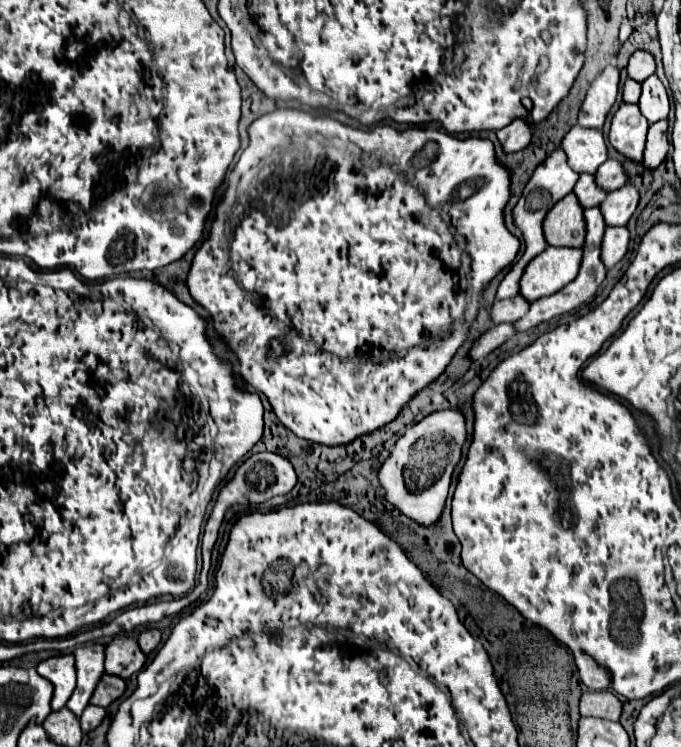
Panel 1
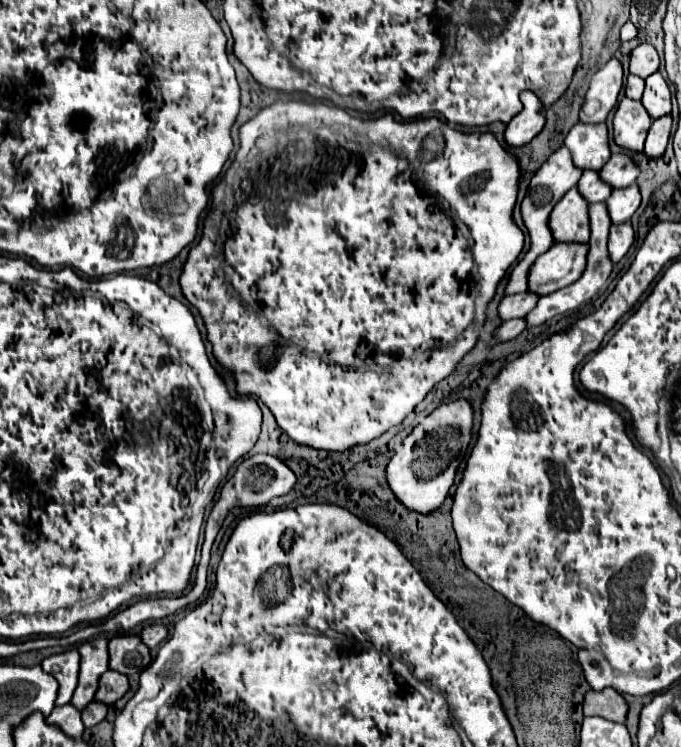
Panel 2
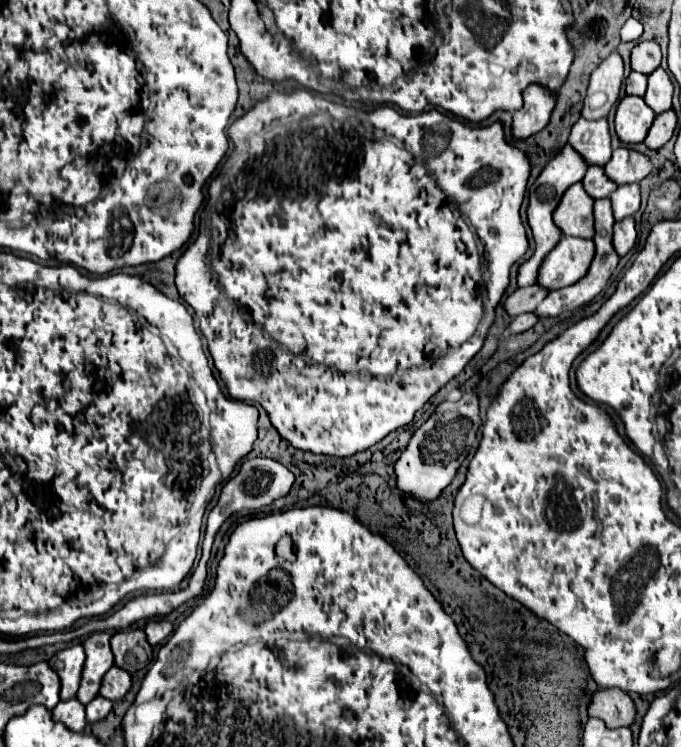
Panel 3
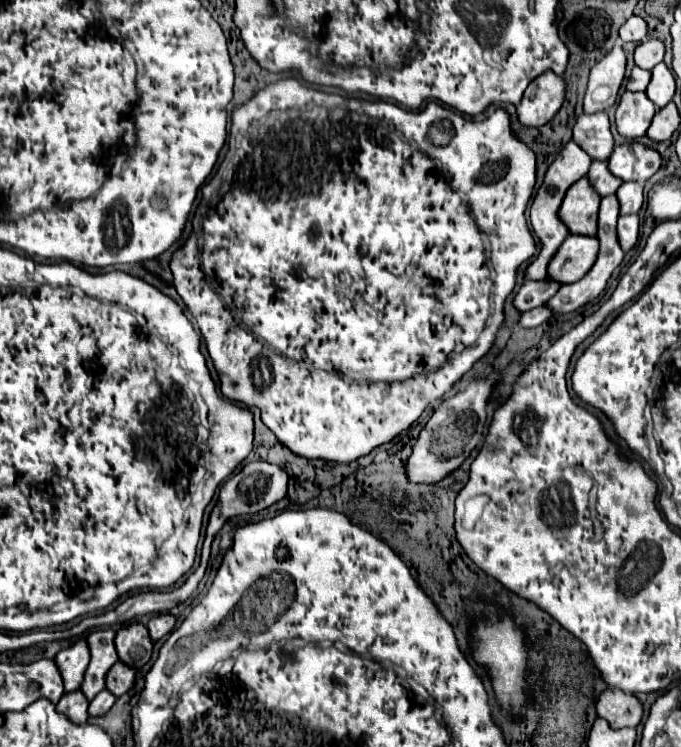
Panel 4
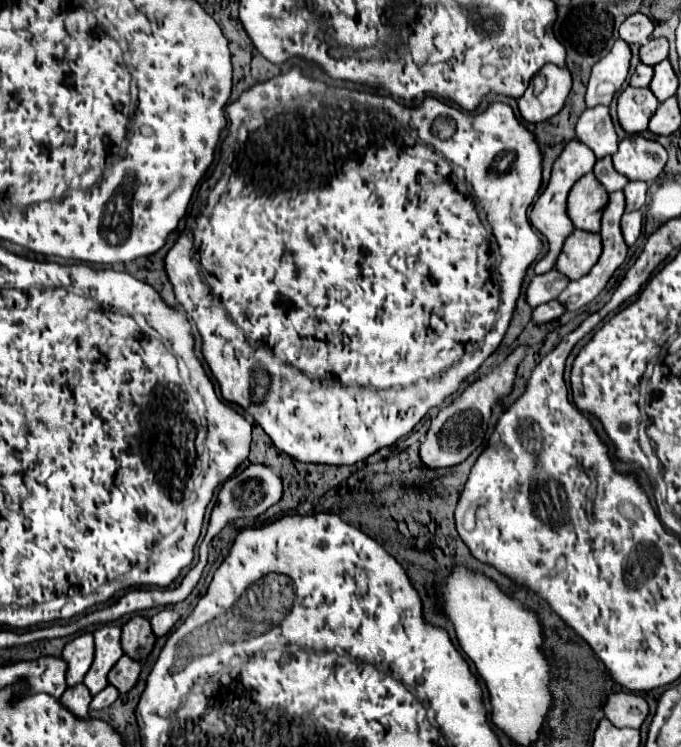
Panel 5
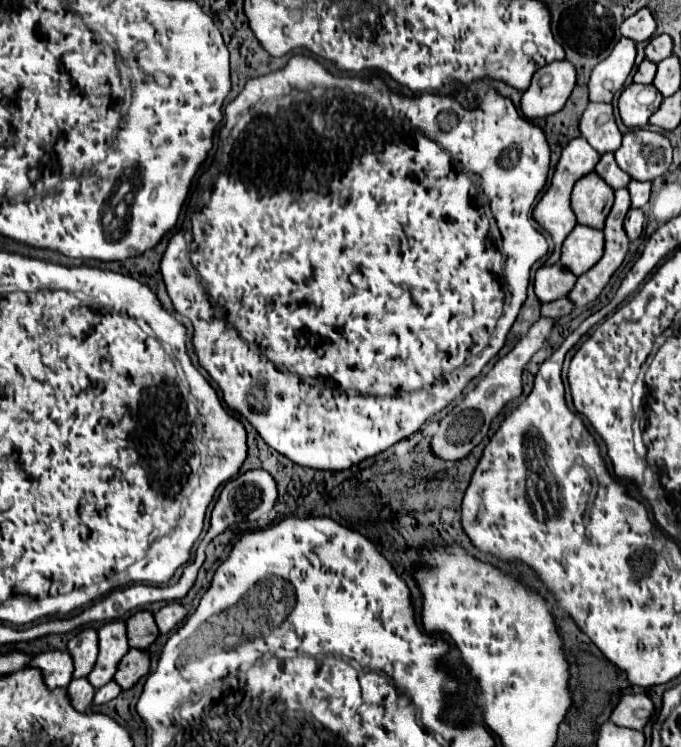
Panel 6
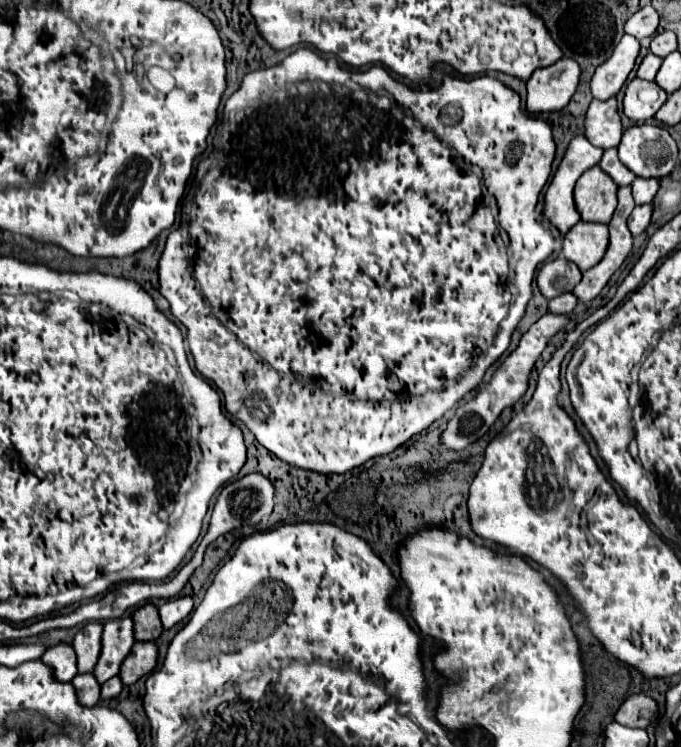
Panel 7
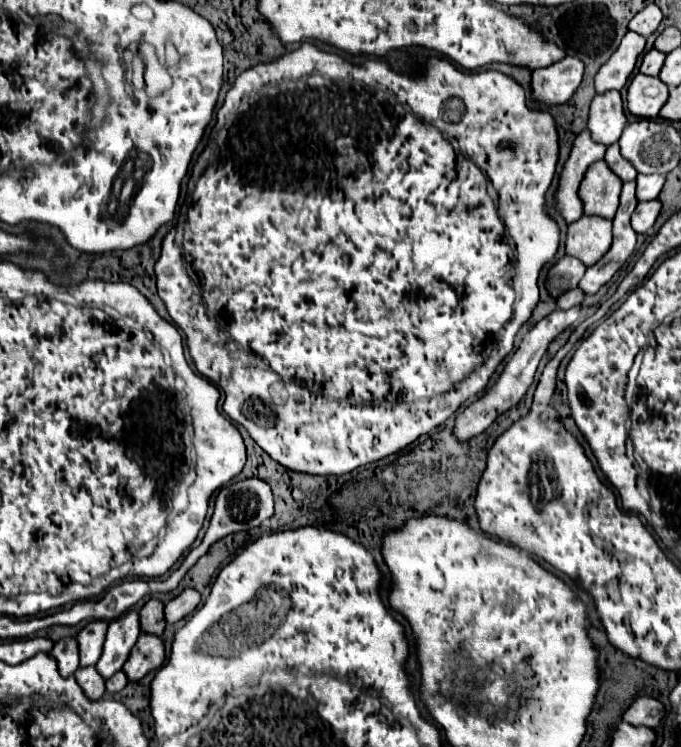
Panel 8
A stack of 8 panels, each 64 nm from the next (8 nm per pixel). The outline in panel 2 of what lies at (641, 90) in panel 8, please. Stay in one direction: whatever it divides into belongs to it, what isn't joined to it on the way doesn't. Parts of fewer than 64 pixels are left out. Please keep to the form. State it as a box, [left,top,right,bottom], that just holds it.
[614,98,652,152]

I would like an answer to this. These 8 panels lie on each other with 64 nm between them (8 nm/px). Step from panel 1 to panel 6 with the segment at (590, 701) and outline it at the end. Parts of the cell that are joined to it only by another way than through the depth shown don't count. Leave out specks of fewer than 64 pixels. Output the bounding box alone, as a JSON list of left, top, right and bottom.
[610,694,654,730]

